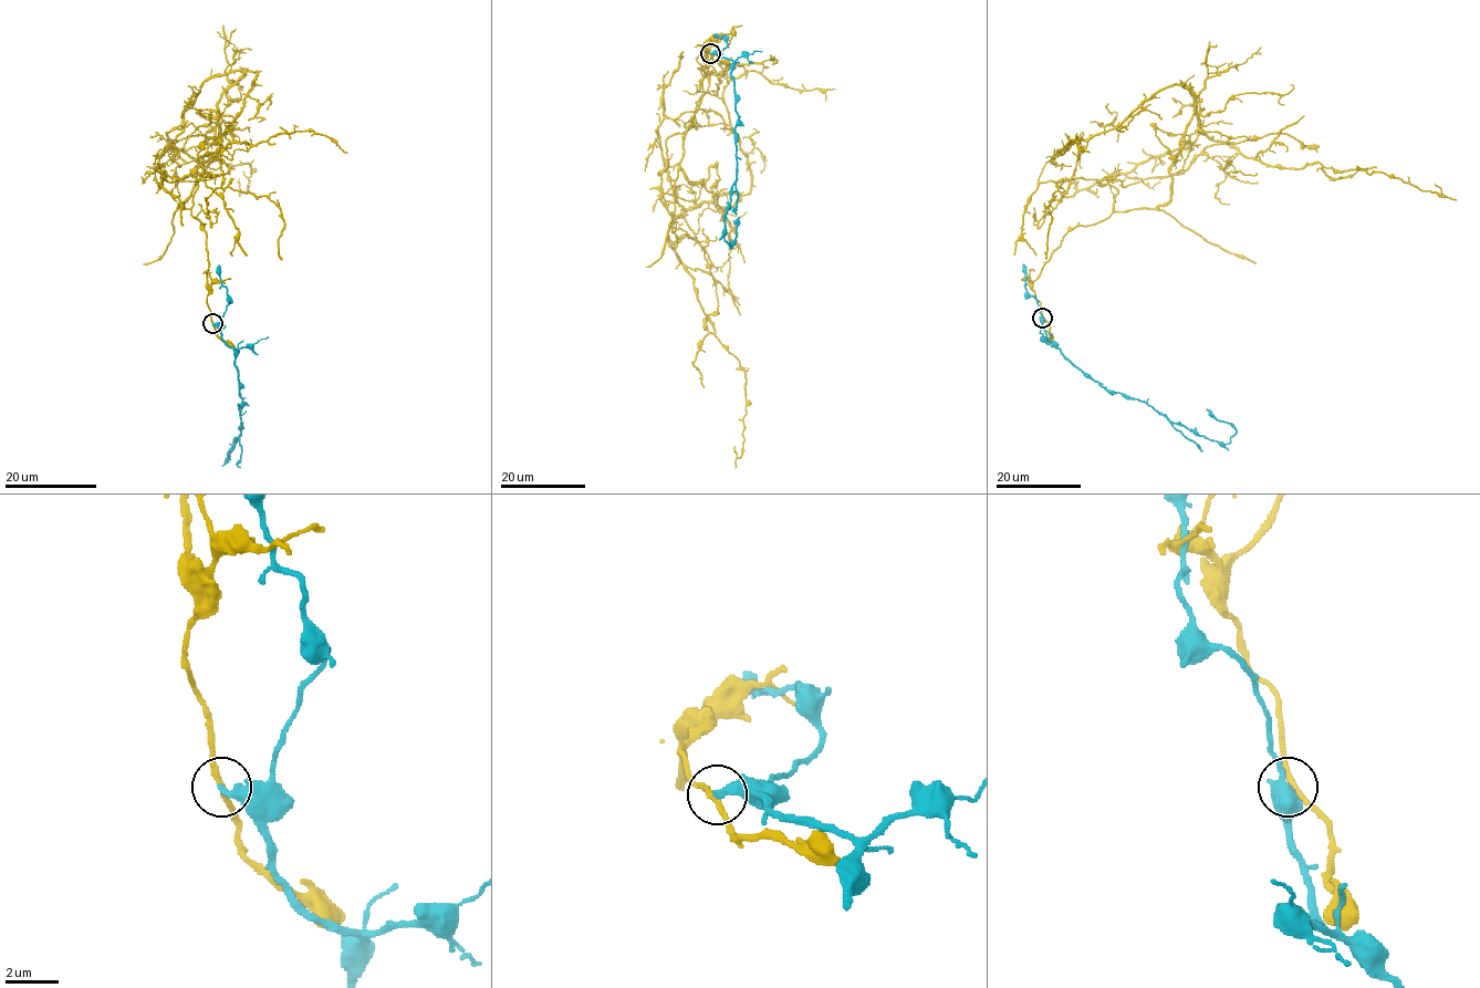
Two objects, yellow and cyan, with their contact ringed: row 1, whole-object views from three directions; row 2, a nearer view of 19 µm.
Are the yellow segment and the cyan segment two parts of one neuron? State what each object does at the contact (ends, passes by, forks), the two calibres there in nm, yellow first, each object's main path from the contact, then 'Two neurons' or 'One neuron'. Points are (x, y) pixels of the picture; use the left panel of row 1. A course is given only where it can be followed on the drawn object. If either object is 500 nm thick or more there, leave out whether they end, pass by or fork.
At the ring yellow passes by. At the ring cyan ends. Thickness 190 nm (yellow) against 340 nm. Course of yellow: (212, 323), (205, 224), (180, 206), (247, 71), (222, 188), (279, 208), (281, 260). Course of cyan: (212, 323), (237, 350), (235, 365), (242, 398), (240, 434), (227, 459), (242, 423). Two neurons

